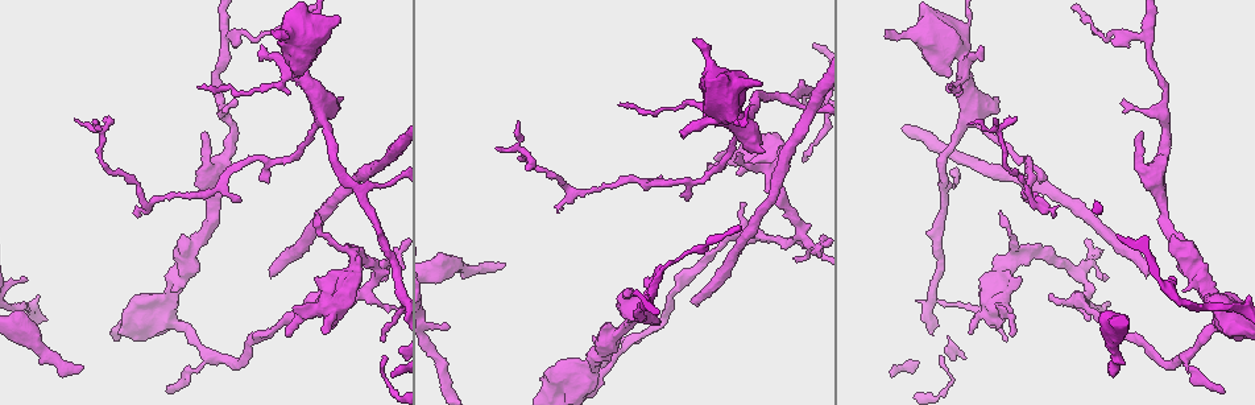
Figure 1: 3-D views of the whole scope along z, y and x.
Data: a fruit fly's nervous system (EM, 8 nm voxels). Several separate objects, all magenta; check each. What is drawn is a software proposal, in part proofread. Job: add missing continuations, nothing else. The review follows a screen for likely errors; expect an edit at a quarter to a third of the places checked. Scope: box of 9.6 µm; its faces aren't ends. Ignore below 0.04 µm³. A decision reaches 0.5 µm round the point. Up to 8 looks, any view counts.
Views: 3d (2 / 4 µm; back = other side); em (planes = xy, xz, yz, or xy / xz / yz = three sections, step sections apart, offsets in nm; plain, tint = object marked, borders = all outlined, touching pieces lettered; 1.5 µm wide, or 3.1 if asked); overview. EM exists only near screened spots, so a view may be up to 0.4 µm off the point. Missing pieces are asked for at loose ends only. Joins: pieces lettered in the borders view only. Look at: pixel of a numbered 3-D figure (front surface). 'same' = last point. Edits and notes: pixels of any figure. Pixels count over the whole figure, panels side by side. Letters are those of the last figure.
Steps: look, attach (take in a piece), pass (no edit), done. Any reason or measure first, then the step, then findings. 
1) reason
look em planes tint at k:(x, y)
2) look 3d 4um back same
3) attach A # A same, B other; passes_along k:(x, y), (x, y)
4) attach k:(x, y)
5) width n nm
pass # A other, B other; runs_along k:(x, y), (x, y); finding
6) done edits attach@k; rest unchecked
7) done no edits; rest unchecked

an open end
look 3d 2um back at 1:(505, 265)

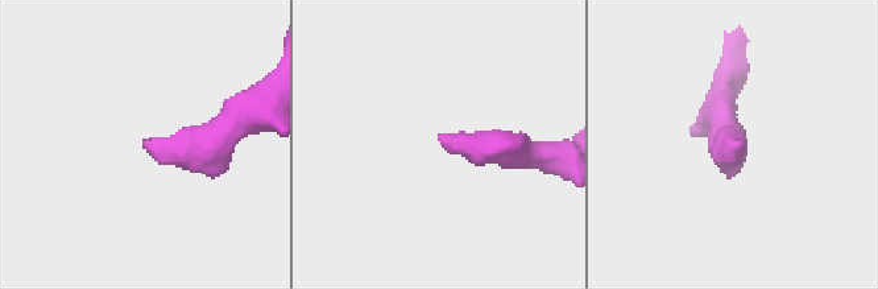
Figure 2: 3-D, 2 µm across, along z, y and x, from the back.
look em xy step 8 tint at 2:(743, 142)

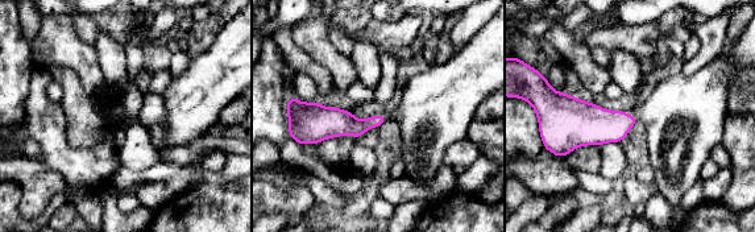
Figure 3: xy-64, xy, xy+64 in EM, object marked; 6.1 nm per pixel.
look em planes borders same

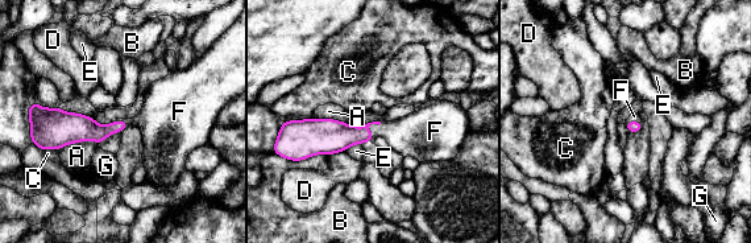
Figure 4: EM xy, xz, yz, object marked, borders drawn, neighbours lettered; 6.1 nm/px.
attach F # A other, B other, C other, D other, E other, F same, G other; passes_along 4:(335, 136), (373, 123), (411, 135); the neuron continues

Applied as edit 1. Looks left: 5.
free end
look em planes plain at 1:(709, 167)

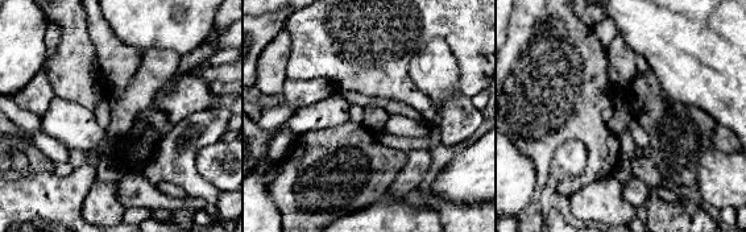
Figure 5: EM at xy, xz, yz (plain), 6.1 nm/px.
look em planes tint same

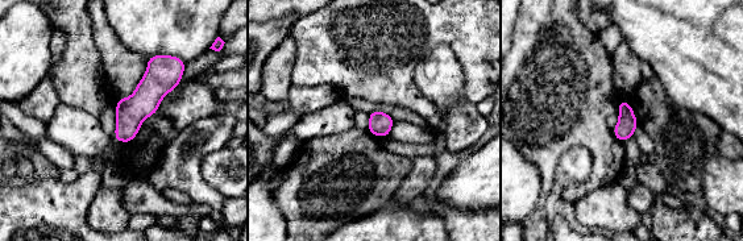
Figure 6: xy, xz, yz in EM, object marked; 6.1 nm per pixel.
what lies round it
look em planes borders same

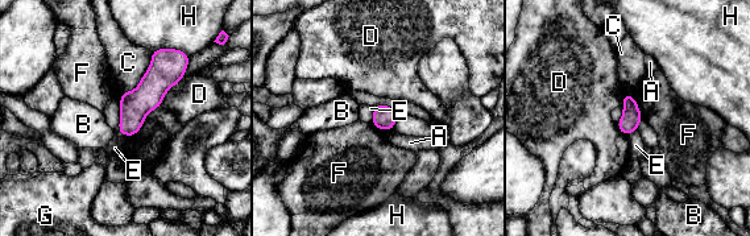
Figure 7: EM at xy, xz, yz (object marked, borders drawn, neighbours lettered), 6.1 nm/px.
width 120 nm
pass # A other, B other, C other, D other, E other, F other, G other, H other; border 7:(119, 96), (119, 132), (128, 136); no lettered piece goes on from it

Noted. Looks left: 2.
an open end
look em xy step 8 borders at 1:(762, 83)

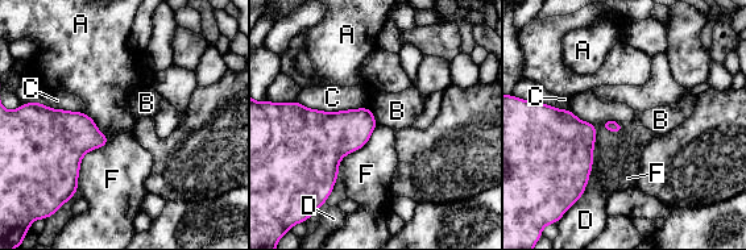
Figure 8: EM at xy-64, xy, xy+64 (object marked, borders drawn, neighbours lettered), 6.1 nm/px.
another direction
look em planes borders same

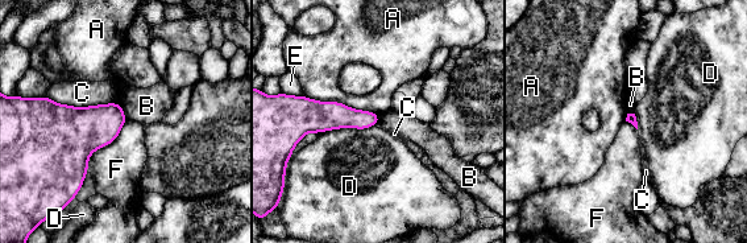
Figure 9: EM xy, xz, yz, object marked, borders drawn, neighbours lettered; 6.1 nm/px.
pass # A other, B other, C other, D other, E other, F other; none of them fits

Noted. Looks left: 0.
done edits attach@4; rest unchecked

